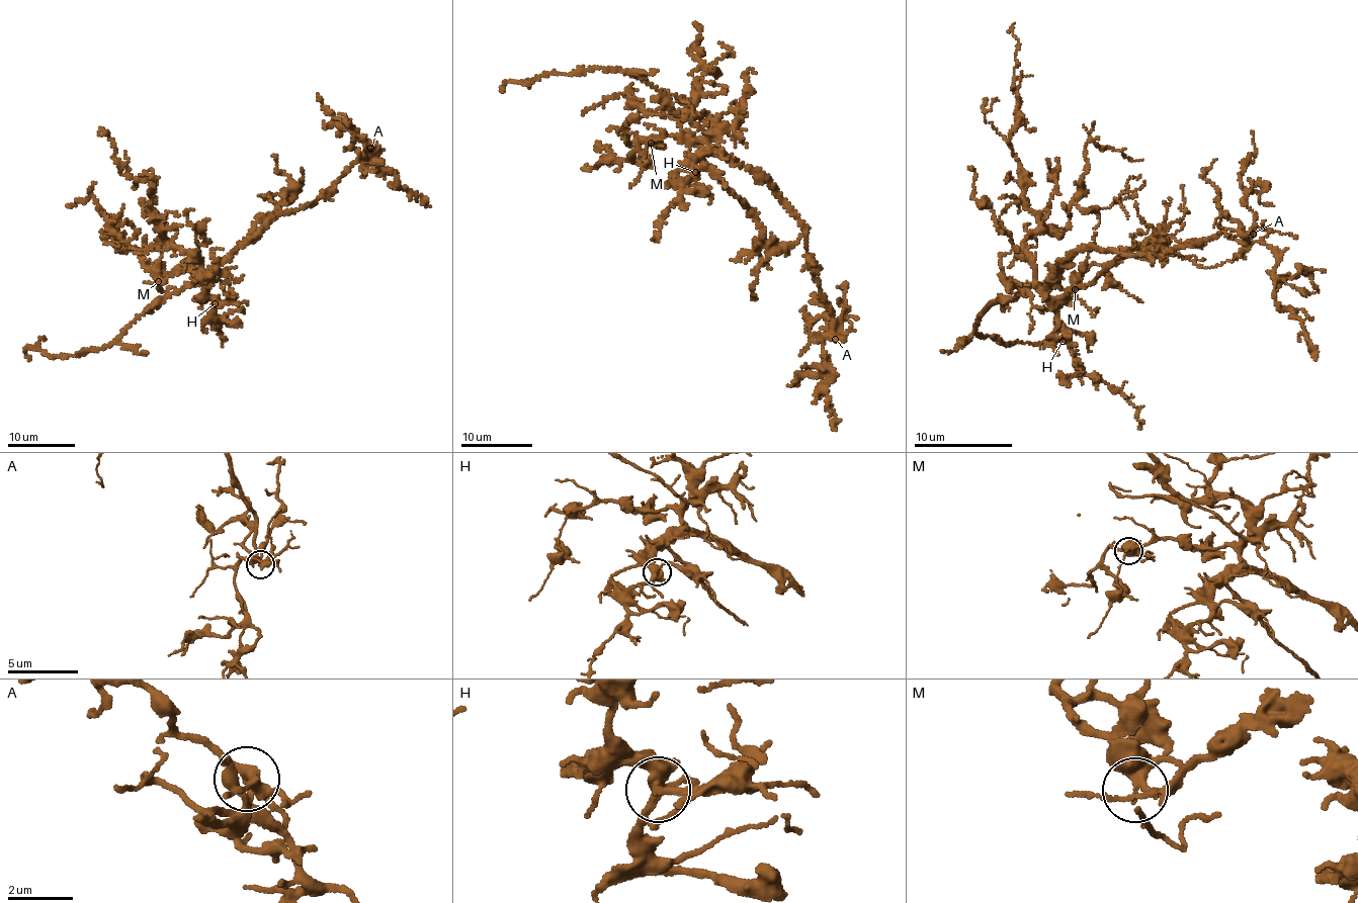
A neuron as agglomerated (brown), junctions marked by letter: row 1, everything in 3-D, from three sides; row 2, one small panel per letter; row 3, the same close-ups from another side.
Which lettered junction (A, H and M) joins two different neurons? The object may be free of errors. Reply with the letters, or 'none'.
none

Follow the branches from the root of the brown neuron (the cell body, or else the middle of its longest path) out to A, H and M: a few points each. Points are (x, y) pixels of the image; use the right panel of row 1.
A: (1066, 263), (1079, 252), (1090, 248), (1158, 258), (1180, 247), (1212, 240), (1221, 234), (1246, 241), (1253, 233)
H: (1066, 263), (1045, 290), (1047, 307), (1057, 313), (1063, 341)
M: (1066, 263), (1044, 289), (1041, 290), (1038, 286), (1057, 274), (1056, 279), (1062, 287), (1075, 289)

